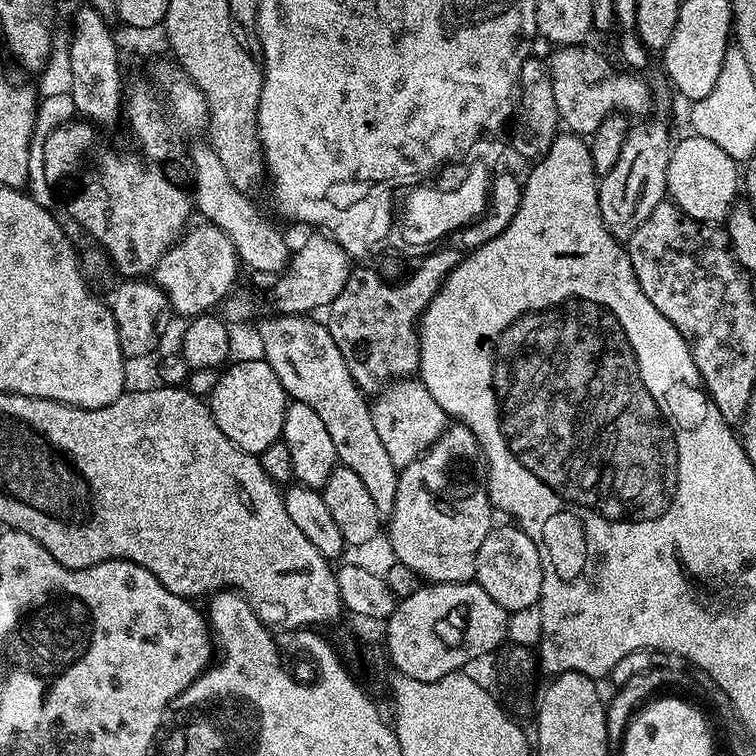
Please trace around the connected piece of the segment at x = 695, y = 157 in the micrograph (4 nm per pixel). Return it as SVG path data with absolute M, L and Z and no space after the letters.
M688 134L685 140L675 141L666 170L666 182L667 195L672 203L677 204L686 214L690 214L690 218L715 224L727 221L728 211L737 203L736 191L741 191L742 188L742 172L737 160L730 158L726 150L714 146L710 138Z

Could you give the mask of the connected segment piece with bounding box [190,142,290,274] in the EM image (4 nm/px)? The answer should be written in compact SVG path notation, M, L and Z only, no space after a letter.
M193 143L190 148L190 156L192 152L192 172L196 175L196 192L194 188L194 208L197 213L200 212L207 223L218 226L218 230L222 230L226 234L226 238L230 238L230 242L236 251L237 261L240 261L252 272L272 272L271 274L279 274L288 267L290 259L290 247L288 248L288 240L248 201L249 193L238 189L234 186L234 182L230 182L230 177L226 175L226 170L222 166L218 154L214 154L211 143L204 144Z

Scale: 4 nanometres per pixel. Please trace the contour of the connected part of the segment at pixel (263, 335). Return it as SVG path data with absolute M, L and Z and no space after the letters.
M279 314L269 315L269 320L264 320L260 324L260 348L262 351L262 359L270 366L270 370L274 370L274 374L278 374L278 382L282 382L284 393L292 400L298 402L306 402L306 406L311 406L318 418L322 418L322 422L326 425L330 438L334 441L334 450L336 451L336 459L343 467L354 470L354 474L358 474L359 480L366 485L366 491L370 493L370 498L374 498L374 506L378 506L378 514L381 518L387 518L392 515L394 510L394 494L398 494L398 469L394 462L390 462L390 454L386 454L386 446L382 446L382 438L378 438L378 429L374 427L374 418L369 401L366 399L365 393L360 391L356 384L356 380L350 374L350 370L346 370L346 358L342 358L342 350L338 350L338 342L334 342L334 338L330 338L330 330L327 323L320 324L311 315L306 316L281 316Z

